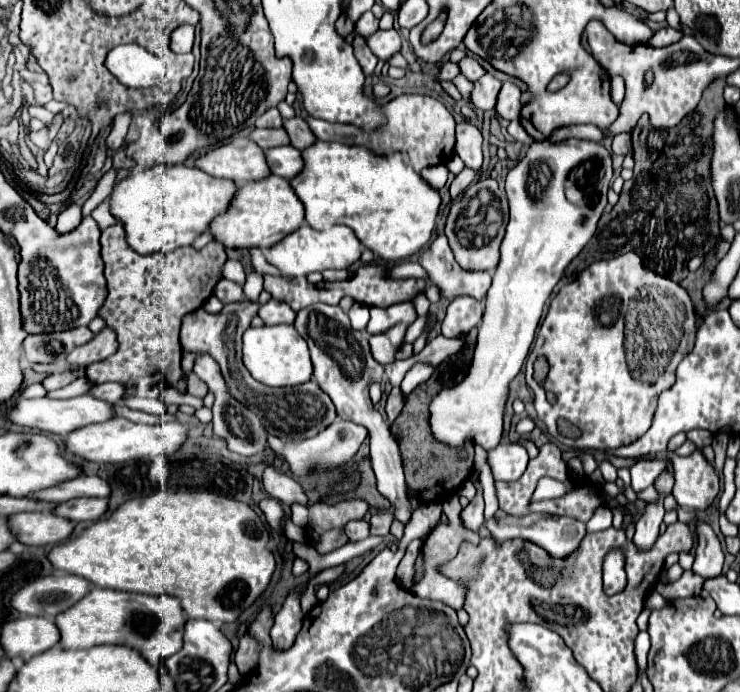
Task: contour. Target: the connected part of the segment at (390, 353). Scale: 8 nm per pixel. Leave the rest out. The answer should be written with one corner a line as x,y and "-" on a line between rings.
398,323
394,327
390,327
384,333
372,335
370,337
370,347
374,353
374,359
382,365
392,363
396,357
396,351
402,347
404,343
404,335
406,335
406,323

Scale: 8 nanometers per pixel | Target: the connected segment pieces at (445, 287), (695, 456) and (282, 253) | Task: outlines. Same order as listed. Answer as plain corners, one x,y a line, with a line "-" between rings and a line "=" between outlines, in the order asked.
442,233
422,251
420,265
426,269
428,281
440,289
442,299
468,295
482,301
488,293
490,273
462,269
452,255
448,239
=
700,449
688,457
670,453
674,465
674,497
680,507
700,511
712,505
720,491
720,477
=
302,225
298,231
284,237
278,245
270,247
266,253
268,263
278,267
282,273
292,277
302,277
312,271
326,271
326,269
348,269
362,255
362,243
354,235
352,229
346,225
334,225
326,231
316,231
310,225

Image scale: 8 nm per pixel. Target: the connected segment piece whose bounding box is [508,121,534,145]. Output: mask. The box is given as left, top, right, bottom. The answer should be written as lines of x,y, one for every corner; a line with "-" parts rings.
512,121
510,125
508,125
508,133
512,135
512,139
514,141
518,141
518,143
524,143
524,145
530,145
534,139
524,131
524,127
520,125
520,121

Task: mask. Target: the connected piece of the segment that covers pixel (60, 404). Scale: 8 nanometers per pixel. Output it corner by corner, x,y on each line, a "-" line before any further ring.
82,395
82,397
72,397
72,399
50,399
50,397
42,397
42,399
18,399
16,407
8,413
12,423
18,425
26,425
26,427
38,427
42,431
50,431
50,433
58,433
58,435
68,435
76,429
94,425
94,423
104,423
110,419
116,419
116,405
92,395

